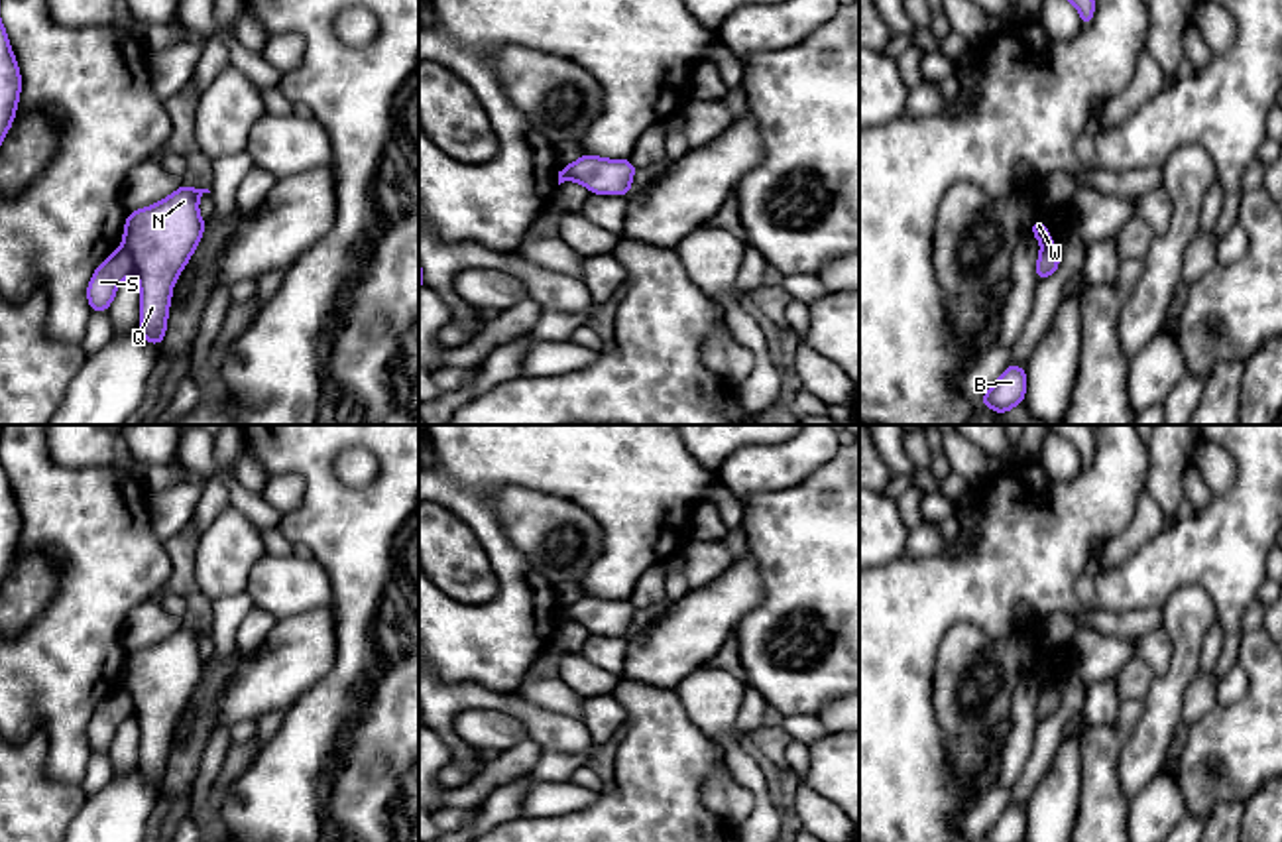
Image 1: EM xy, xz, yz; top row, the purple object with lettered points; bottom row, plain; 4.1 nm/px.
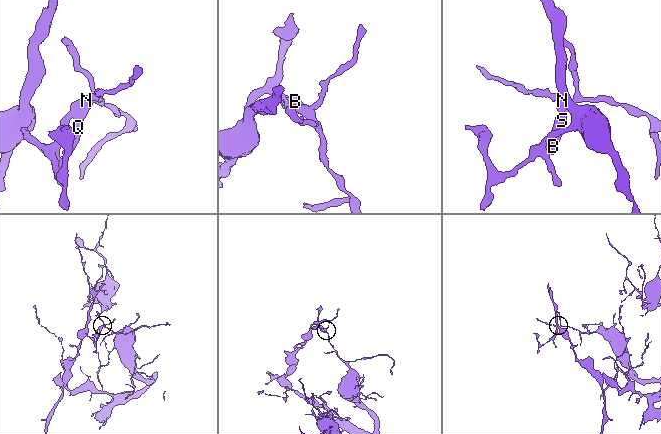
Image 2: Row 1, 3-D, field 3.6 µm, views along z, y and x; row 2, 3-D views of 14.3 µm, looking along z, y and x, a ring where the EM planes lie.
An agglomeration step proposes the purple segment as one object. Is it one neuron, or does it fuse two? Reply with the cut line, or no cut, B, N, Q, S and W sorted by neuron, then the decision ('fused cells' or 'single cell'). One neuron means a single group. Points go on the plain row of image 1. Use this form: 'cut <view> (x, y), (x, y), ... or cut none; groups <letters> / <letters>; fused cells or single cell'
cut xy (122, 683), (134, 713); groups B N Q W / S; fused cells

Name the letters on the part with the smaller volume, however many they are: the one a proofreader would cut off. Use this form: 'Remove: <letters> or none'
Remove: S

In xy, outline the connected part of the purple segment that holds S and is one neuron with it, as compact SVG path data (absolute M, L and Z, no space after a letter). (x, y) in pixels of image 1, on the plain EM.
M122 685L94 710L87 728L88 752L108 752L118 726L134 712L132 696Z

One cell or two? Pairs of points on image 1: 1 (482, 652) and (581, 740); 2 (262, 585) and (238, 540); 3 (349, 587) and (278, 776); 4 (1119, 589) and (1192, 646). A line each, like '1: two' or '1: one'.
1: two
2: two
3: one
4: two

